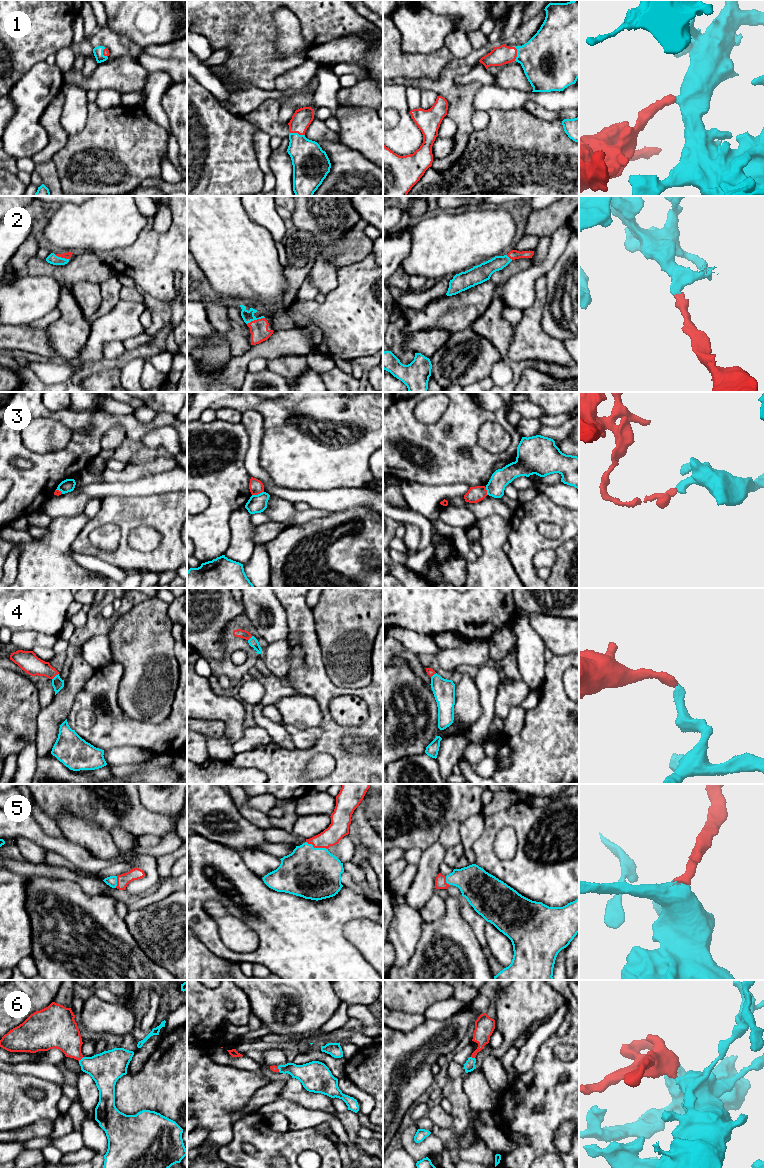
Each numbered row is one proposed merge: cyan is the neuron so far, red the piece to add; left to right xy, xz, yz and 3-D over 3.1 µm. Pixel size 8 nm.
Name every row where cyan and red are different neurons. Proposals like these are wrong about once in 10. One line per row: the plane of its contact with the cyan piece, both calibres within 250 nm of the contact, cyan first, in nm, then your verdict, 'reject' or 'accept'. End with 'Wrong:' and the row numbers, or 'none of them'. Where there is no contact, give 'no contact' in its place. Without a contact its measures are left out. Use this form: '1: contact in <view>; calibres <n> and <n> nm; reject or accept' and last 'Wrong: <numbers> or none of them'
1: contact in xz; calibres 280 and 160 nm; accept
2: contact in xz; calibres 90 and 150 nm; accept
3: contact in xz; calibres 140 and 120 nm; reject
4: contact in xy; calibres 90 and 160 nm; accept
5: contact in xz; calibres 420 and 160 nm; accept
6: contact in xy; calibres 260 and 260 nm; accept
Wrong: 3

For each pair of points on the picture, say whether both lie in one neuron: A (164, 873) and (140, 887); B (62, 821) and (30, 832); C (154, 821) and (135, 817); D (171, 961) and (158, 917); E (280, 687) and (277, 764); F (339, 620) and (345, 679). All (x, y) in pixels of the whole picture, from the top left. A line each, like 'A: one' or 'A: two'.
A: two
B: two
C: one
D: one
E: two
F: one

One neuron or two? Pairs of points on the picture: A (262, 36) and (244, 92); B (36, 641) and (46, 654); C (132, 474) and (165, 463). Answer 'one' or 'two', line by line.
A: two
B: two
C: one

